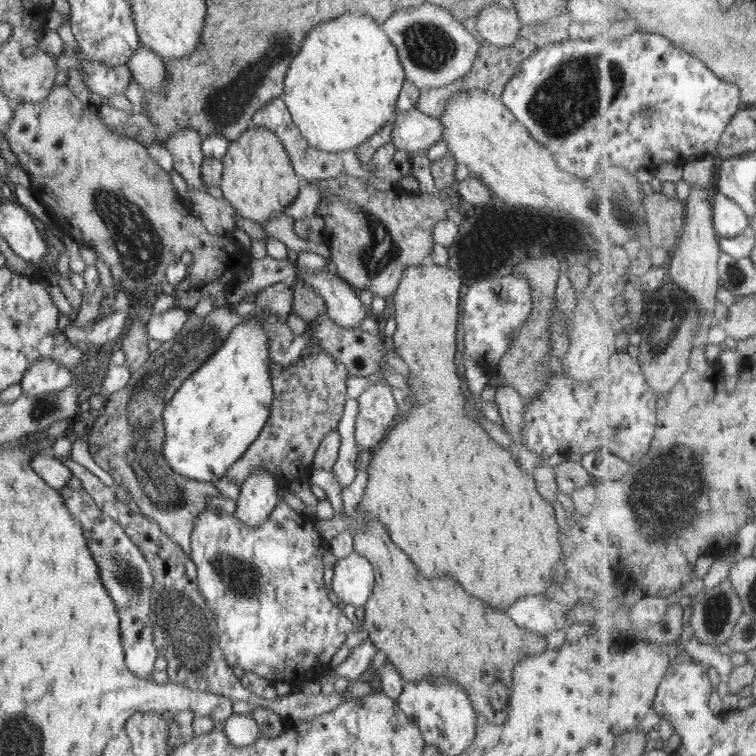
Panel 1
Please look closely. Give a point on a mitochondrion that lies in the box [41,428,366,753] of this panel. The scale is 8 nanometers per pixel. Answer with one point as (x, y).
(185, 631)

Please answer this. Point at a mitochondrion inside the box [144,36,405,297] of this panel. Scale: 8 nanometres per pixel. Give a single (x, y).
(383, 250)

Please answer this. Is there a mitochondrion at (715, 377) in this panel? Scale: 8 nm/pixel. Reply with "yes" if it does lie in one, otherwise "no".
no

